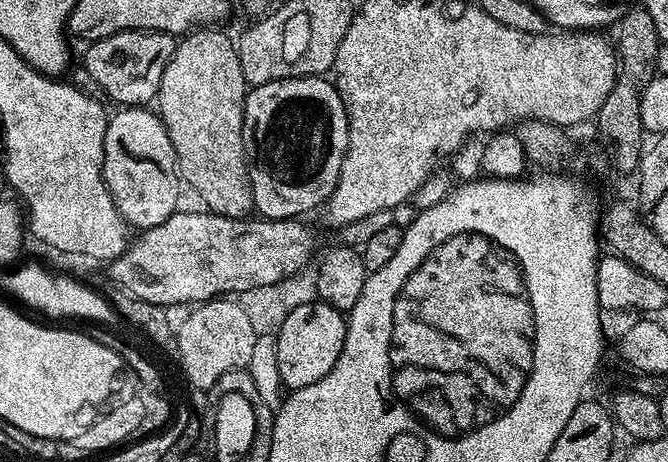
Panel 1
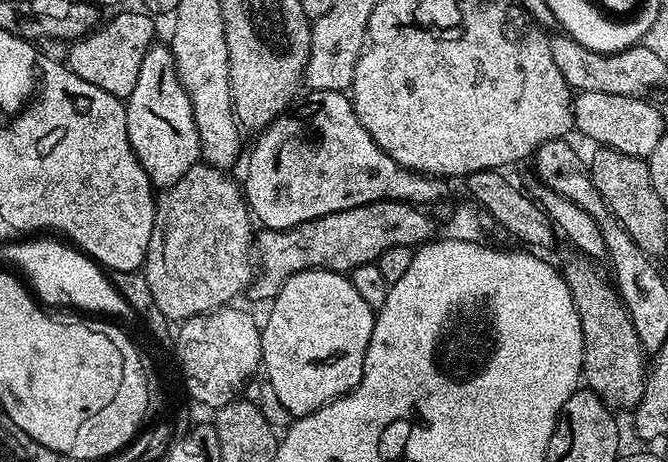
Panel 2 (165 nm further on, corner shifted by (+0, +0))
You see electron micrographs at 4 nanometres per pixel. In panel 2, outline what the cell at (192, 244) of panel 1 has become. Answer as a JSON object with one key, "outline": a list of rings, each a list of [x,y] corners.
{"outline":[[[376,200],[372,204],[354,206],[350,210],[342,210],[334,214],[326,214],[322,218],[314,218],[310,222],[302,222],[293,228],[264,230],[260,236],[260,260],[264,263],[264,273],[253,279],[250,284],[250,296],[256,300],[271,301],[280,293],[280,288],[294,274],[305,272],[308,268],[325,268],[327,272],[352,273],[363,264],[370,264],[380,259],[386,250],[394,246],[419,246],[433,239],[432,220],[427,211],[413,206],[403,200]]]}

